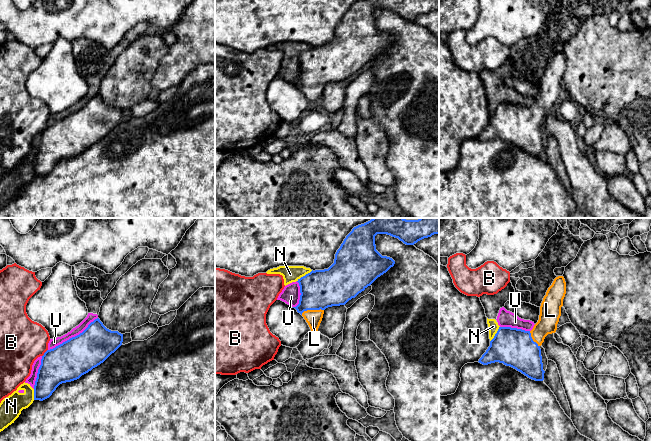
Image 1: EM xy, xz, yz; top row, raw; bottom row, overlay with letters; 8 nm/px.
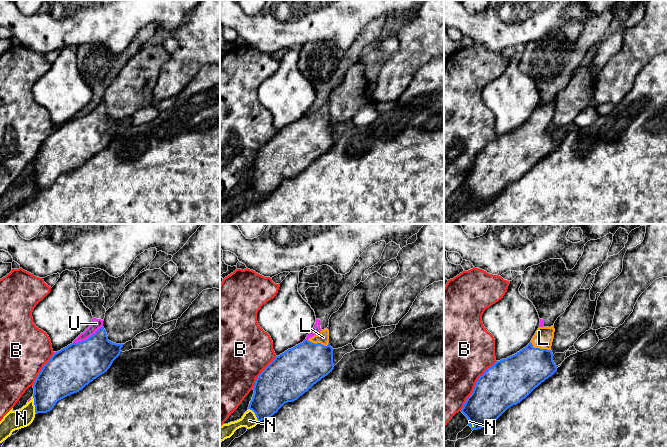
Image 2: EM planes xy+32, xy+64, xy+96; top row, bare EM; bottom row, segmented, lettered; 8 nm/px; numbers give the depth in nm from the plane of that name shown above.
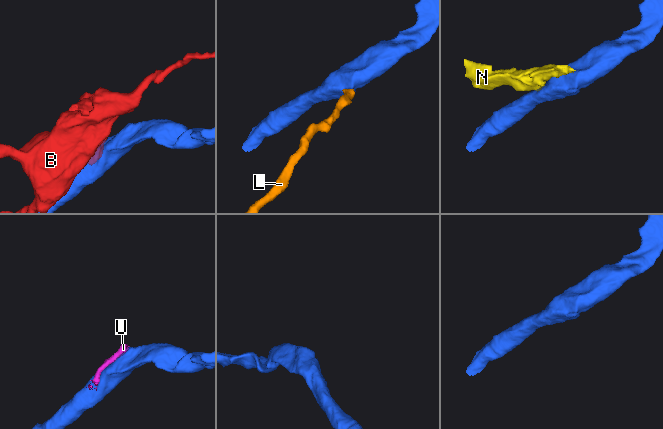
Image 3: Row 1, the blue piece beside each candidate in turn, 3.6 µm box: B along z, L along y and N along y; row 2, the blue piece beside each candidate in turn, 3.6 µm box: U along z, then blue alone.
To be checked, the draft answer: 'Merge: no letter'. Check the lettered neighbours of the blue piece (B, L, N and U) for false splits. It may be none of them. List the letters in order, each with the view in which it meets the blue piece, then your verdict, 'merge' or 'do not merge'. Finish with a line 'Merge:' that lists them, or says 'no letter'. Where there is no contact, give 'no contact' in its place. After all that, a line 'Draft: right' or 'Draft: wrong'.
B: contact in xy; do not merge
L: contact in xz; merge
N: contact in xz; do not merge
U: contact in xy; do not merge
Merge: L
Draft: wrong

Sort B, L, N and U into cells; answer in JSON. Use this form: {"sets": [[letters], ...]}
{"sets": [["B"], ["L"], ["N", "U"]]}

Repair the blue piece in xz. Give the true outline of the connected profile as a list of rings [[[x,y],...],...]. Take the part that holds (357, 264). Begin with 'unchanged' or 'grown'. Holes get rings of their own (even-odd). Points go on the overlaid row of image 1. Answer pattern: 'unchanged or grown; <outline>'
grown; [[[372,218],[354,227],[337,250],[334,263],[328,269],[312,270],[297,281],[301,295],[299,304],[293,308],[304,317],[312,332],[318,331],[326,308],[345,305],[394,266],[395,261],[392,258],[382,256],[376,250],[377,234],[387,234],[398,238],[406,245],[414,245],[424,238],[439,234],[439,218],[419,218],[418,220]]]

